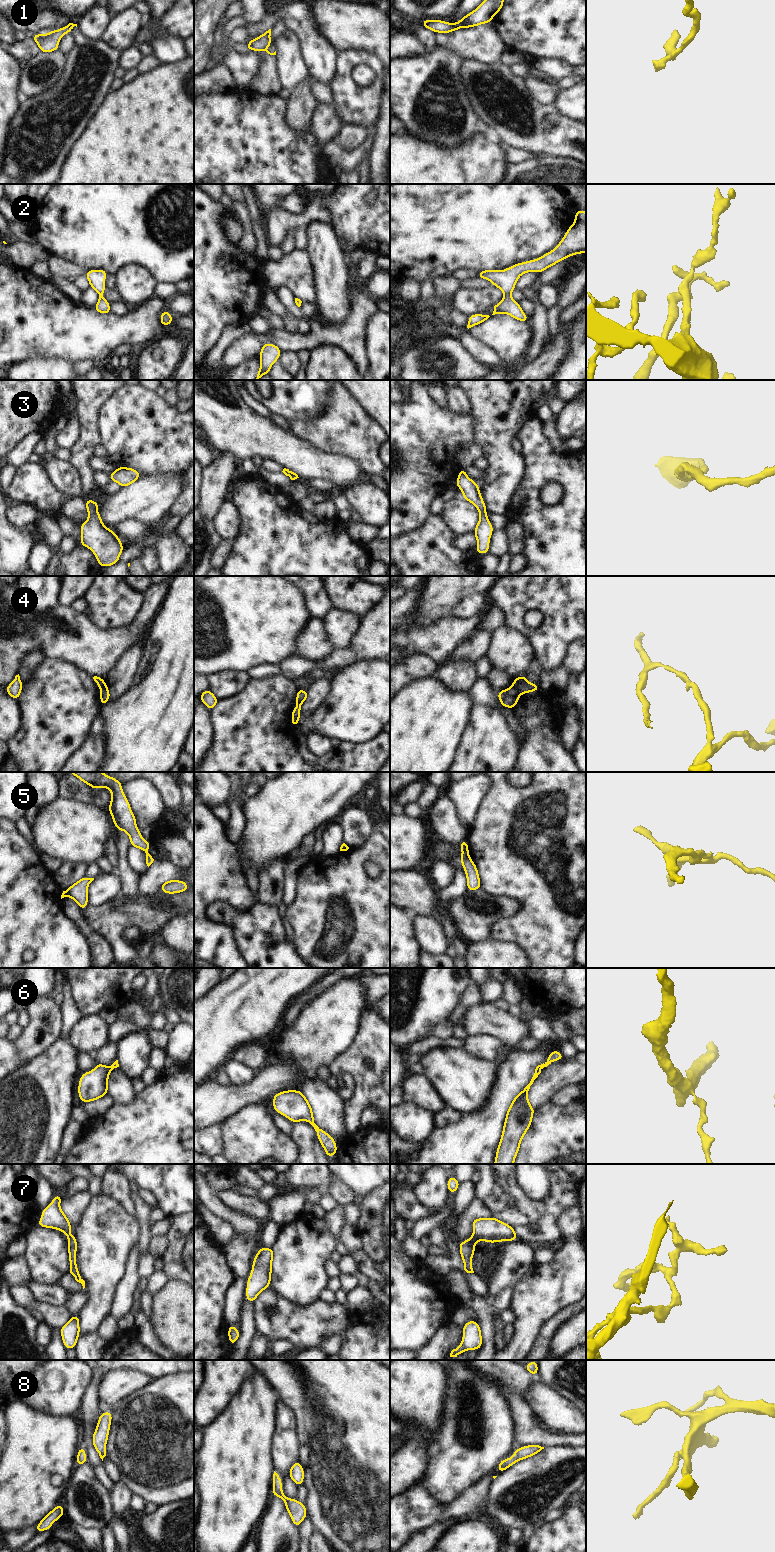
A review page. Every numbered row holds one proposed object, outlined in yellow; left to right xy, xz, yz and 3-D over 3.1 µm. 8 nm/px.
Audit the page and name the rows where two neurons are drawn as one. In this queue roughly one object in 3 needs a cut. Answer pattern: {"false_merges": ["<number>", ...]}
{"false_merges": ["1", "4"]}

